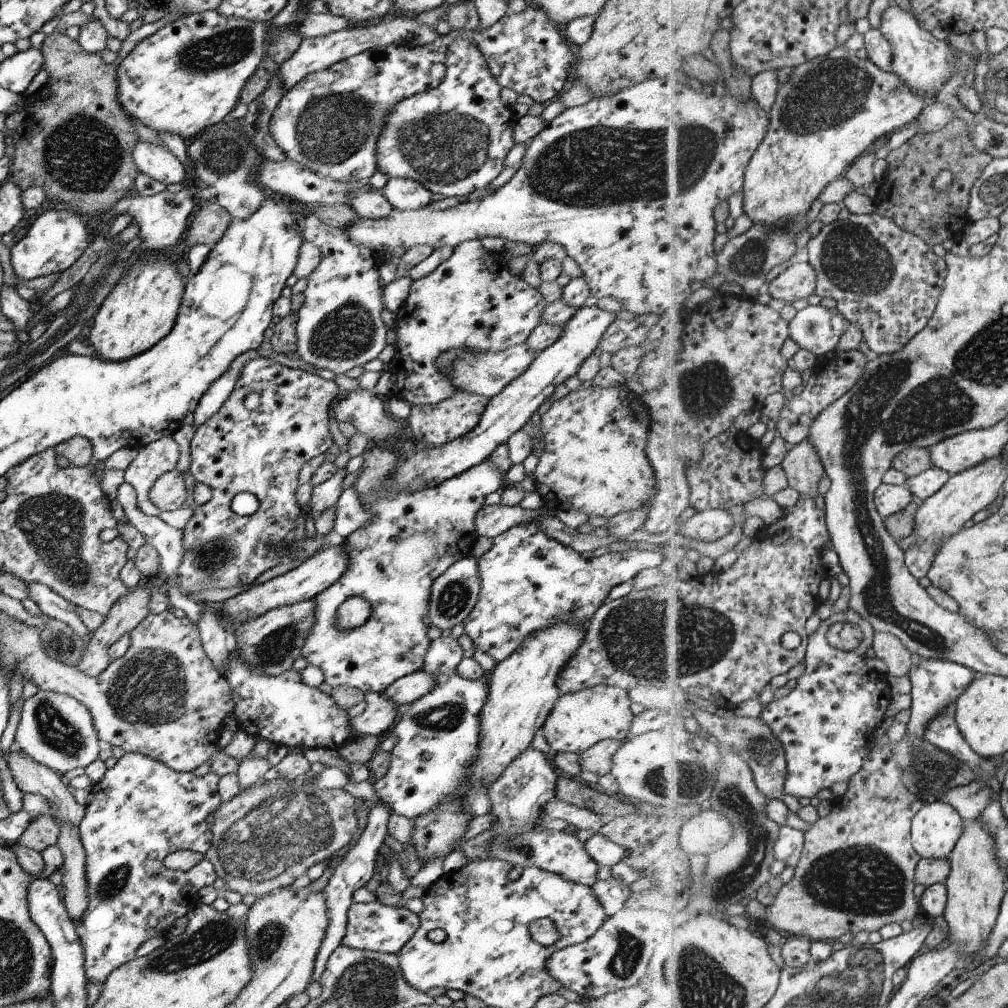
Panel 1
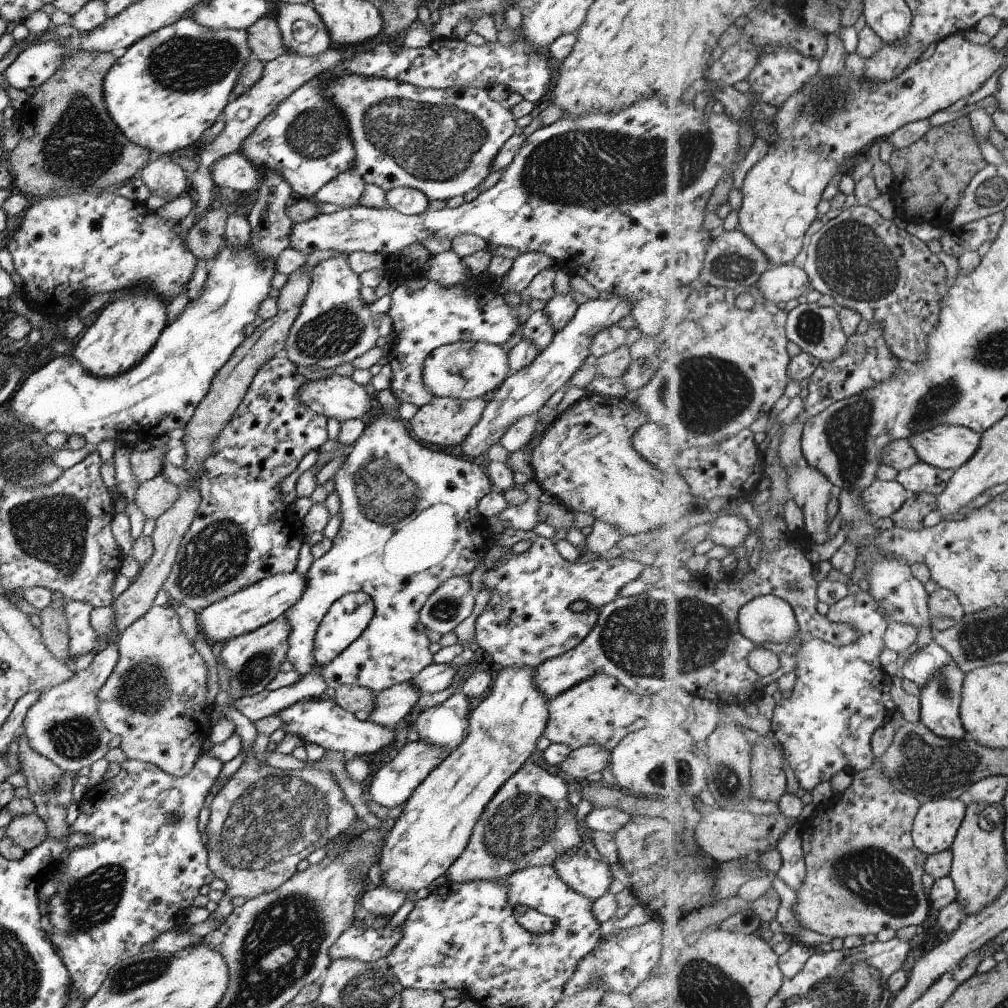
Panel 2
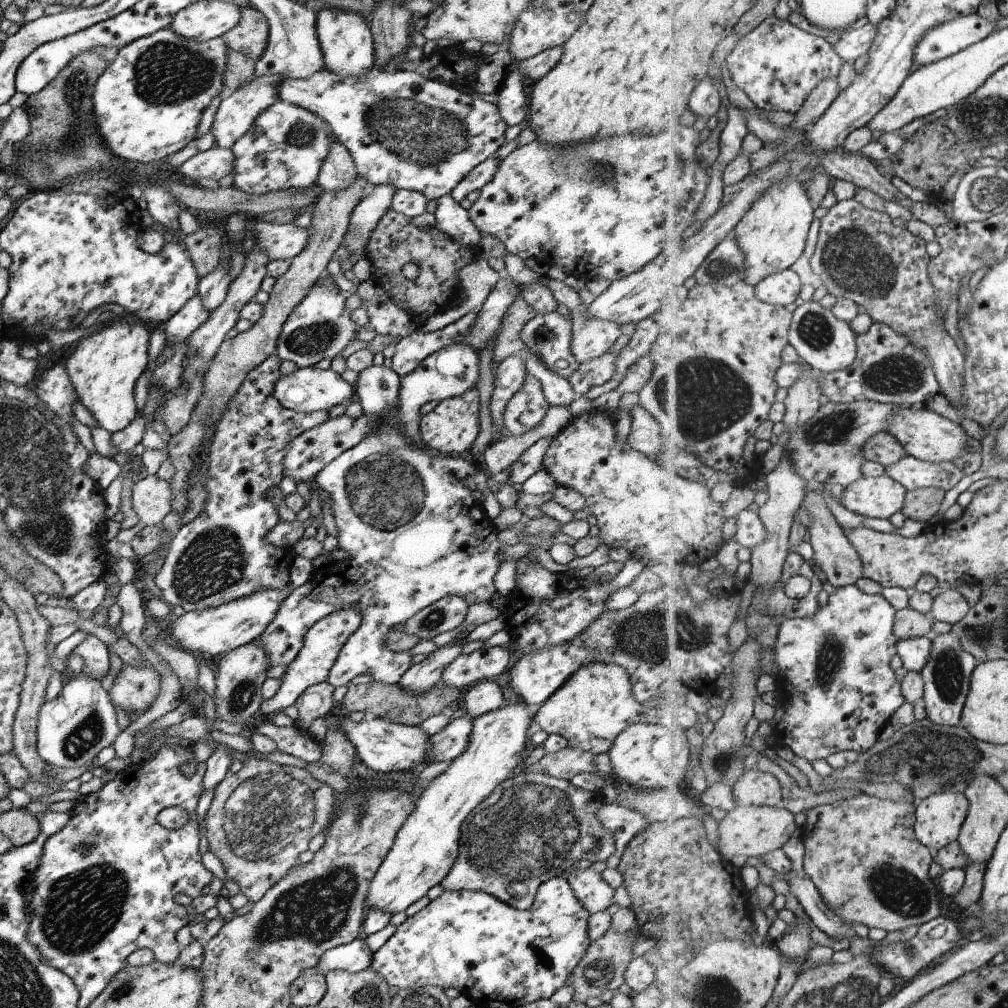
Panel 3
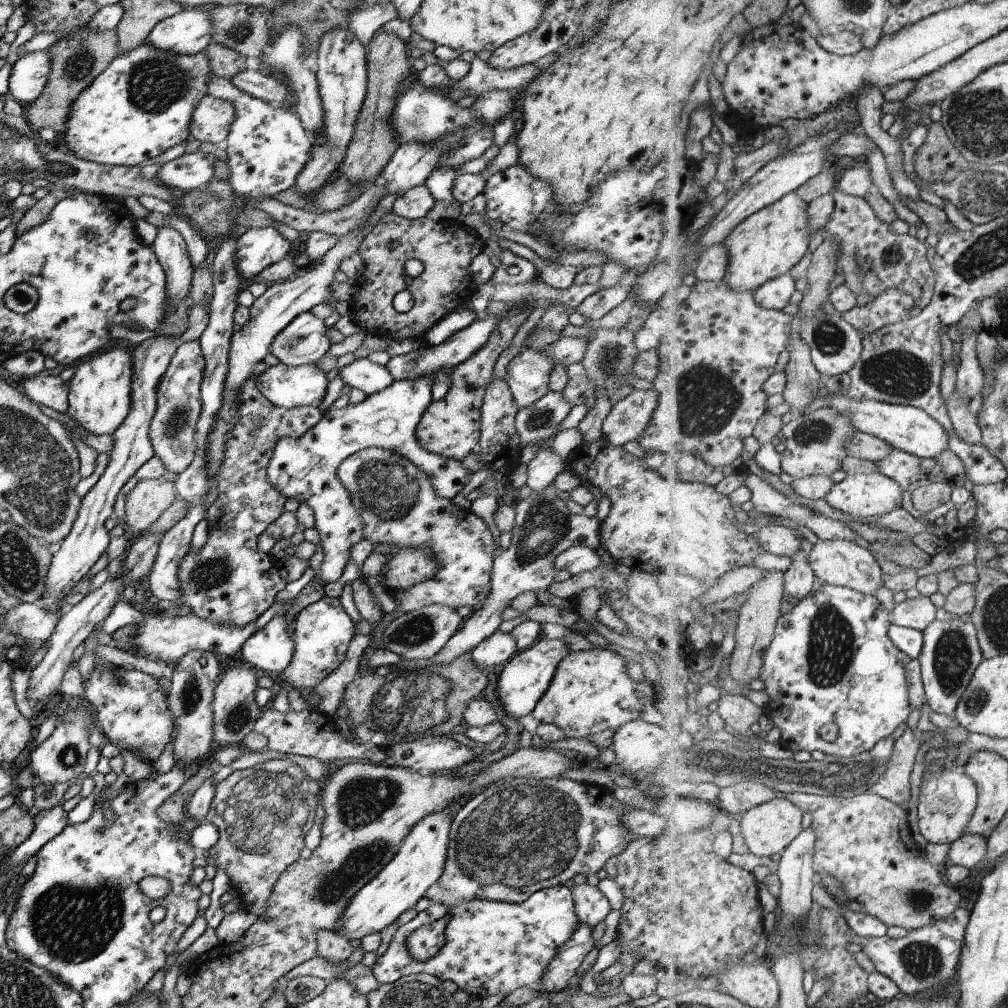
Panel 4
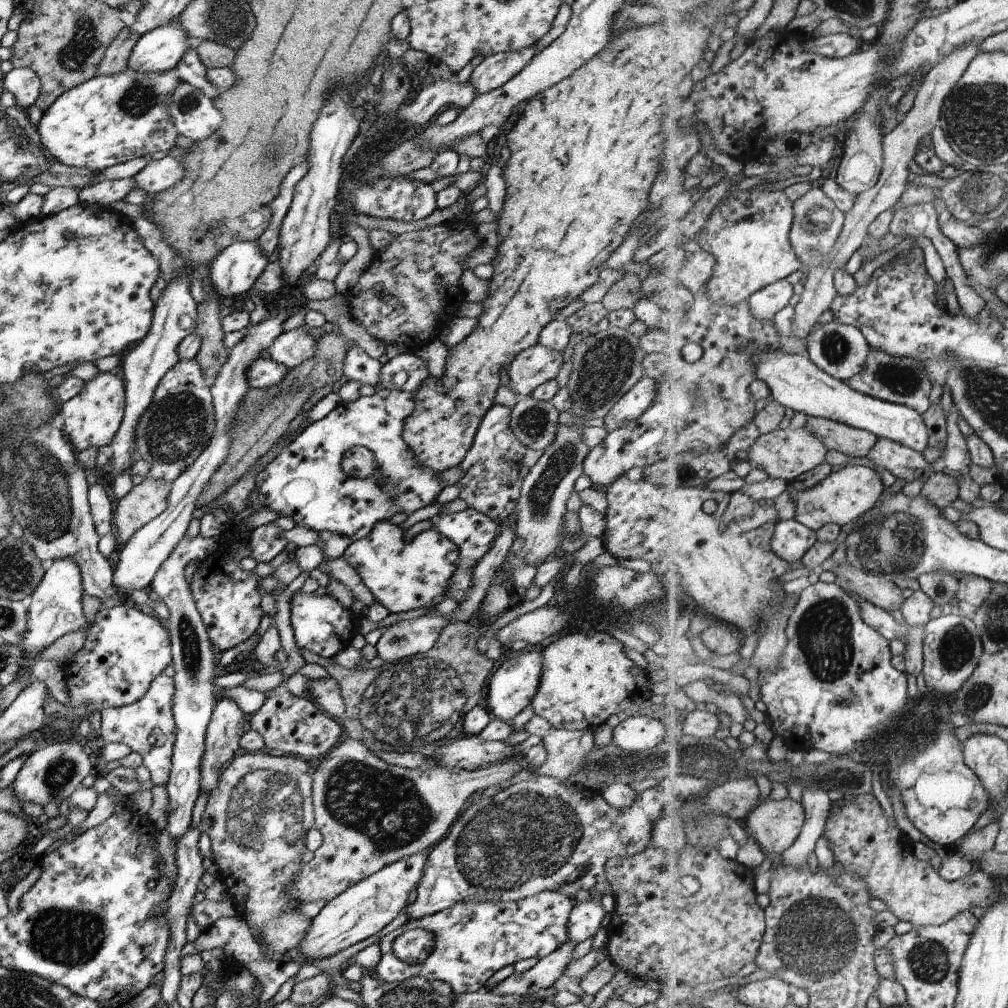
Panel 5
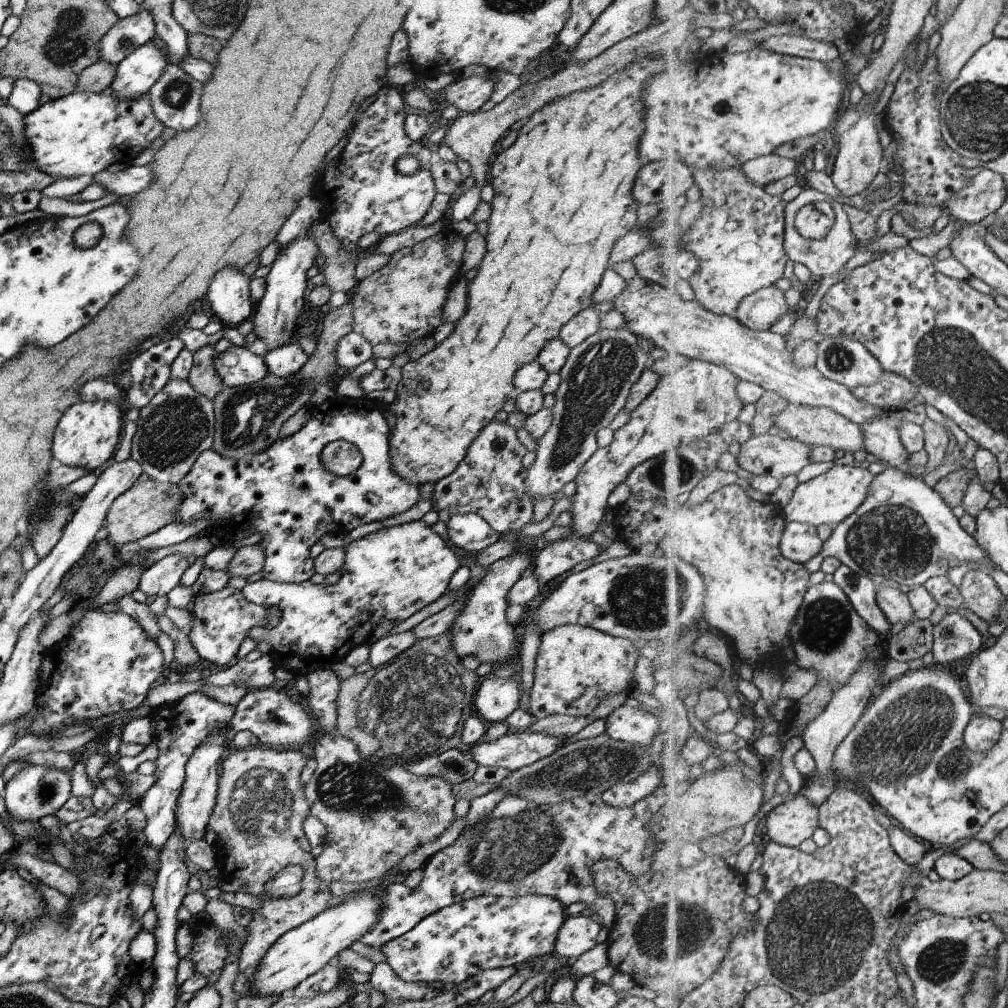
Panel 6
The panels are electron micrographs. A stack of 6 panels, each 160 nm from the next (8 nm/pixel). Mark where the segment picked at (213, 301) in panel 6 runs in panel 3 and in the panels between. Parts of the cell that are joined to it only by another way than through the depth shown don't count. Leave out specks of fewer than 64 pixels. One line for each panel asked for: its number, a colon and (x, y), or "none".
3: (280, 242)
4: (255, 249)
5: (233, 271)

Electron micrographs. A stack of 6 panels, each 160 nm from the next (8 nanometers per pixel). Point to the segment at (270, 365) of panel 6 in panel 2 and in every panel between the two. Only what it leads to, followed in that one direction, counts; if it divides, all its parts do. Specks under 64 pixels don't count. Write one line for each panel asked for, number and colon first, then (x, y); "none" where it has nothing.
2: (333, 326)
3: (317, 328)
4: (303, 341)
5: (290, 348)

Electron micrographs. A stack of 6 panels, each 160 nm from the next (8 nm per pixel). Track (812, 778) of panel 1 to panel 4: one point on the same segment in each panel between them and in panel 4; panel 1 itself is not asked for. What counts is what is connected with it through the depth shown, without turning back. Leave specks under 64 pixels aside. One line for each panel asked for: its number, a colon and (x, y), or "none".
2: (842, 694)
3: (838, 662)
4: (832, 660)

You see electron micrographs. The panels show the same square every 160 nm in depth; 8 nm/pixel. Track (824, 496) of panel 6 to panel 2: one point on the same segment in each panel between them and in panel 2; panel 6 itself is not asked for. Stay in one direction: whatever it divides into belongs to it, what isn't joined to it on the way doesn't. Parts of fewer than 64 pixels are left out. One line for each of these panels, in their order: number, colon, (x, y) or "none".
2: (884, 498)
3: (878, 497)
4: (864, 495)
5: (847, 495)

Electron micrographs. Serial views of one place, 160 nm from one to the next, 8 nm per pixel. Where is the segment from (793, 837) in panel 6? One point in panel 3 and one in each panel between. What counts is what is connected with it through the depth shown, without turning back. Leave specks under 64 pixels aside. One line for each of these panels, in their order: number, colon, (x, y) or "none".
3: (751, 830)
4: (768, 829)
5: (775, 826)

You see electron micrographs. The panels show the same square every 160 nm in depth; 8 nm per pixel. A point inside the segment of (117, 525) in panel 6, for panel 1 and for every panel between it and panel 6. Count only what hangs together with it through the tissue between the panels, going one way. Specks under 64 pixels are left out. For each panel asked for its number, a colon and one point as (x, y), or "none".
1: (167, 493)
2: (155, 496)
3: (150, 497)
4: (144, 502)
5: (145, 501)

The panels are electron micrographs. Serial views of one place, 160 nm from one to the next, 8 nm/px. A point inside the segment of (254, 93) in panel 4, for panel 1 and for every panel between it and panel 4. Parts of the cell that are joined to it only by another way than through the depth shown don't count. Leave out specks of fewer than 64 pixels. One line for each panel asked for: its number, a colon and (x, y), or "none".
1: (453, 139)
2: (441, 142)
3: (401, 129)

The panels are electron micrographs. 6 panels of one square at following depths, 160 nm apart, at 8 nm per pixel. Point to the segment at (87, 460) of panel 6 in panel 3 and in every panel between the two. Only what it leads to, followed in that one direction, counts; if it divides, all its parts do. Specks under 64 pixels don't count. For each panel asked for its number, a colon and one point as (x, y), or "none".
3: (103, 368)
4: (98, 398)
5: (90, 418)

